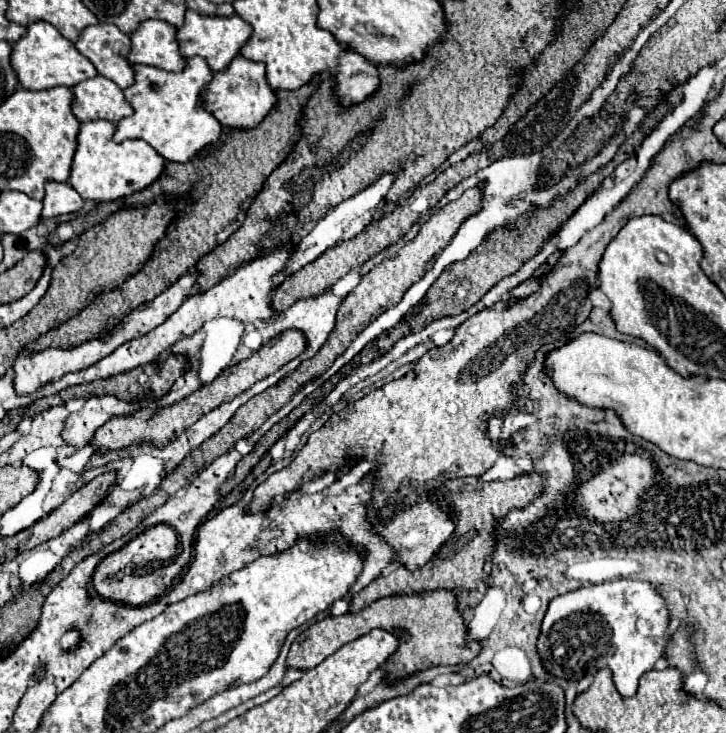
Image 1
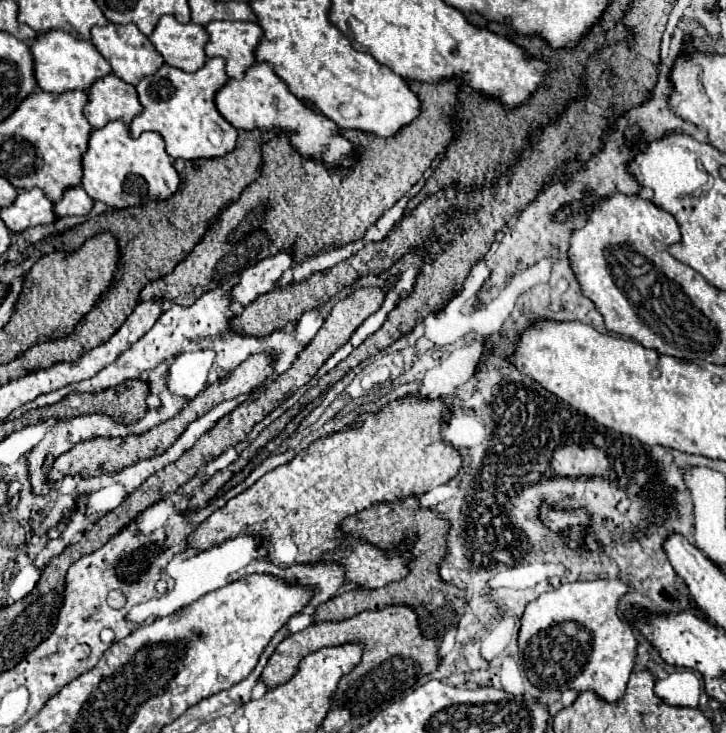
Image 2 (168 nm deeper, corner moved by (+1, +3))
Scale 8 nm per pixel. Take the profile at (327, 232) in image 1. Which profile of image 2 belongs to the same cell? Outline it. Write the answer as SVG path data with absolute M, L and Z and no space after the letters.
M280 251L278 255L272 255L270 259L262 259L254 267L246 269L240 275L238 283L232 287L232 303L238 303L242 307L250 305L256 297L272 291L274 283L292 265L294 265L294 255L290 251Z

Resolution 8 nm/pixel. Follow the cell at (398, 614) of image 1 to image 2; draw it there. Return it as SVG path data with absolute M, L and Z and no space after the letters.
M392 605L382 611L362 611L352 619L340 623L334 621L314 623L304 631L286 637L268 659L260 675L260 681L264 681L268 689L274 689L296 673L298 663L308 653L318 651L322 647L338 647L344 643L362 643L364 653L362 653L362 661L348 675L340 679L338 689L330 699L332 699L332 707L348 707L352 711L352 717L366 715L376 707L390 703L392 699L408 691L420 677L436 671L440 663L440 659L436 657L438 643L434 639L422 637L418 629L418 617L414 615L414 611L410 607Z

